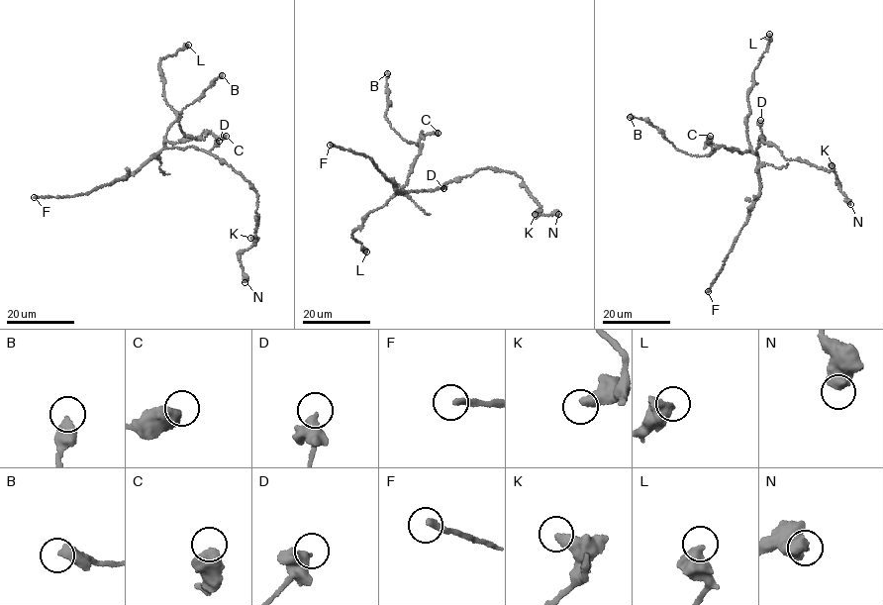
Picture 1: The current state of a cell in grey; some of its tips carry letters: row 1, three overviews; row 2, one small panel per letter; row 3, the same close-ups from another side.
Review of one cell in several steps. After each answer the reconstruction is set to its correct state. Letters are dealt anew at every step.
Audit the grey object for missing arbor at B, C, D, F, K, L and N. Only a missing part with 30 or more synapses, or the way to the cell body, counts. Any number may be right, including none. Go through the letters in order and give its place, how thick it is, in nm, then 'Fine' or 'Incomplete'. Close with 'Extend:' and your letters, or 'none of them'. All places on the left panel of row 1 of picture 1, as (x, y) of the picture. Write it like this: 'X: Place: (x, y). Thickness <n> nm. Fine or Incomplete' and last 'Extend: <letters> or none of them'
B: Place: (222, 75). Thickness 480 nm. Fine
C: Place: (226, 136). Thickness 550 nm. Fine
D: Place: (219, 141). Thickness 440 nm. Fine
F: Place: (34, 197). Thickness 240 nm. Incomplete
K: Place: (250, 238). Thickness 480 nm. Fine
L: Place: (188, 45). Thickness 600 nm. Fine
N: Place: (245, 282). Thickness 600 nm. Fine
Extend: F

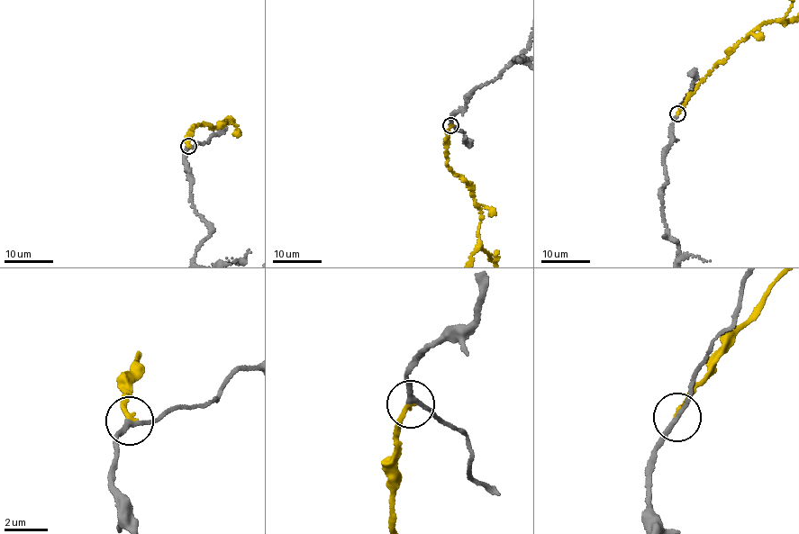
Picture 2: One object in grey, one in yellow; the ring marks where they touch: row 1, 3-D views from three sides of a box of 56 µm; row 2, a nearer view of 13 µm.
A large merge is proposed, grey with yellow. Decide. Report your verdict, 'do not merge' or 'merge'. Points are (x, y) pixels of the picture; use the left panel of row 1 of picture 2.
merge

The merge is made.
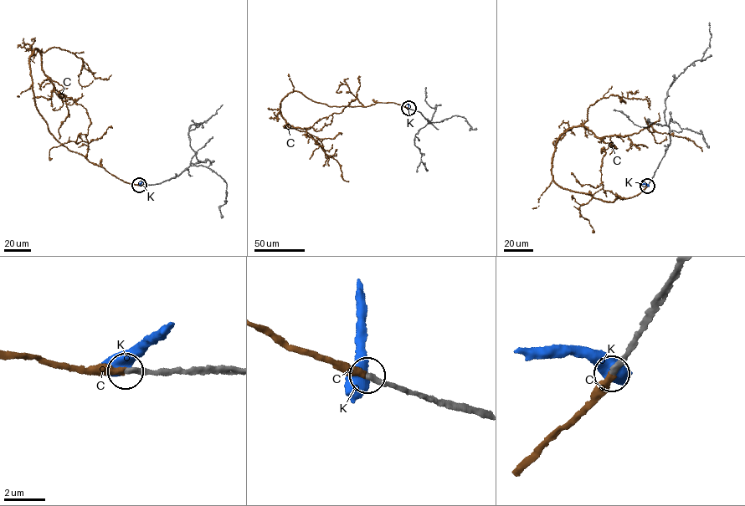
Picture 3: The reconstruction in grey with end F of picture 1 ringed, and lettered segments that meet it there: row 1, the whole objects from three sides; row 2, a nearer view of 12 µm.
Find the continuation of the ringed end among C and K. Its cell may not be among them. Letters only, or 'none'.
C

